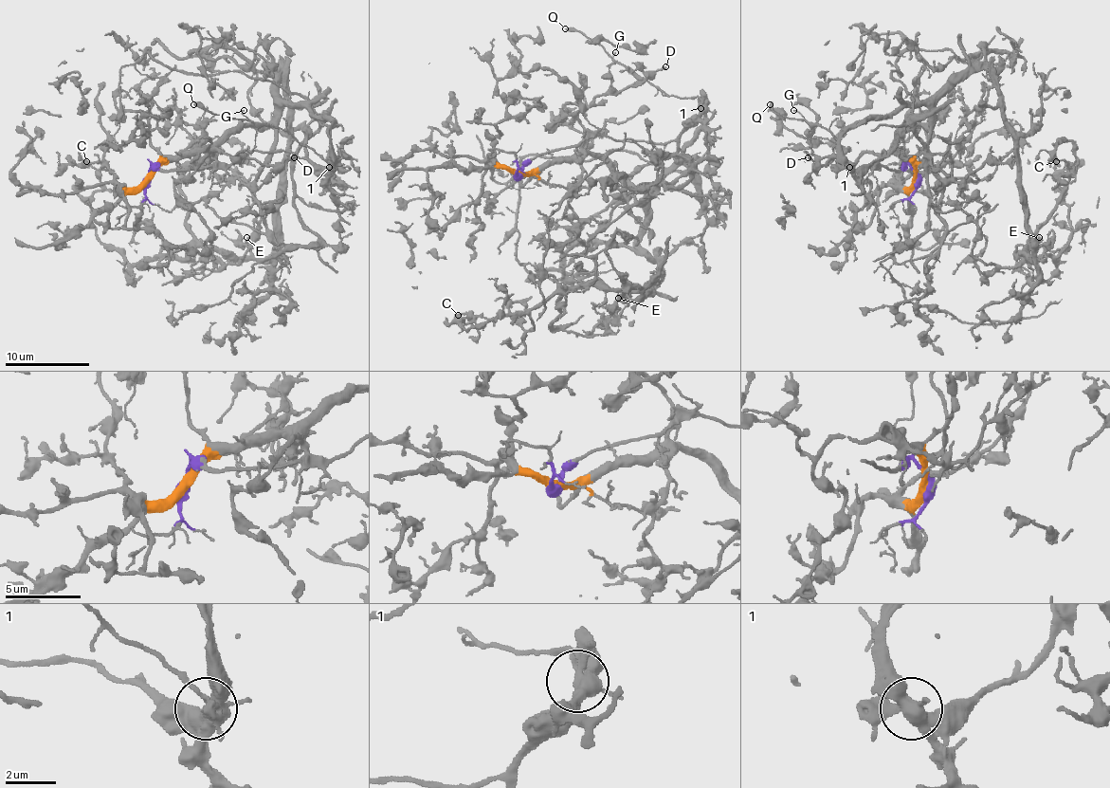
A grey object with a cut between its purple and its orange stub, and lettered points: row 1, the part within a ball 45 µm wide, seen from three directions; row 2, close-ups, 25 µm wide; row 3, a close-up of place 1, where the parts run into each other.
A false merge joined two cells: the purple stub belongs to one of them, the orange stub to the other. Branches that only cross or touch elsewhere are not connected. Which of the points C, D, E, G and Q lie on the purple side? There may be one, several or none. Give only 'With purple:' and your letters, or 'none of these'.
With purple: G, Q

